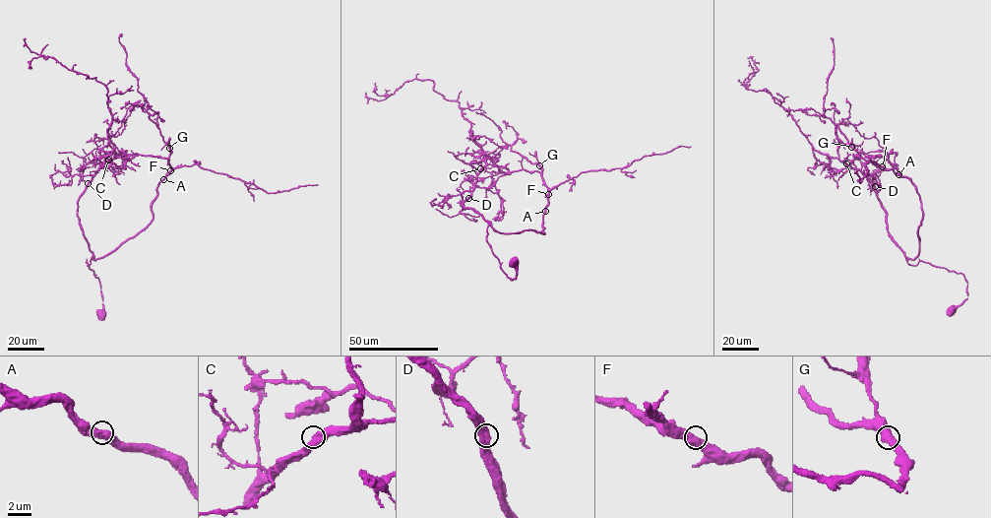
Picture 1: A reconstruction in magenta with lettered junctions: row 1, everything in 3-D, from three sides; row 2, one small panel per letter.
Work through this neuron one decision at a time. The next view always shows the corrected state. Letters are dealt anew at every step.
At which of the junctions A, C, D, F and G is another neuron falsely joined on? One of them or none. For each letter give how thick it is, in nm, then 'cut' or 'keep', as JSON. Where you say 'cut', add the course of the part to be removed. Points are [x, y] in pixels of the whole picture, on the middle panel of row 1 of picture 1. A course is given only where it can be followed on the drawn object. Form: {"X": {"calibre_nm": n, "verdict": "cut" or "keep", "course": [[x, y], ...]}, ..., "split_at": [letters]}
{"A": {"calibre_nm": 550, "verdict": "keep"}, "C": {"calibre_nm": 550, "verdict": "keep"}, "D": {"calibre_nm": 600, "verdict": "keep"}, "F": {"calibre_nm": 550, "verdict": "keep"}, "G": {"calibre_nm": 550, "verdict": "keep"}, "split_at": []}

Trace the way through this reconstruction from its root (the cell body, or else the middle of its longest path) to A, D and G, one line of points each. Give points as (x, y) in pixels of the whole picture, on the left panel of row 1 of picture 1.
A: (101, 314), (99, 280), (87, 261), (114, 251), (150, 223), (151, 203), (163, 179)
D: (101, 314), (99, 280), (87, 261), (88, 265), (92, 253), (77, 214), (78, 199), (88, 183)
G: (101, 314), (99, 280), (87, 261), (114, 251), (152, 221), (157, 187), (171, 169), (169, 148)

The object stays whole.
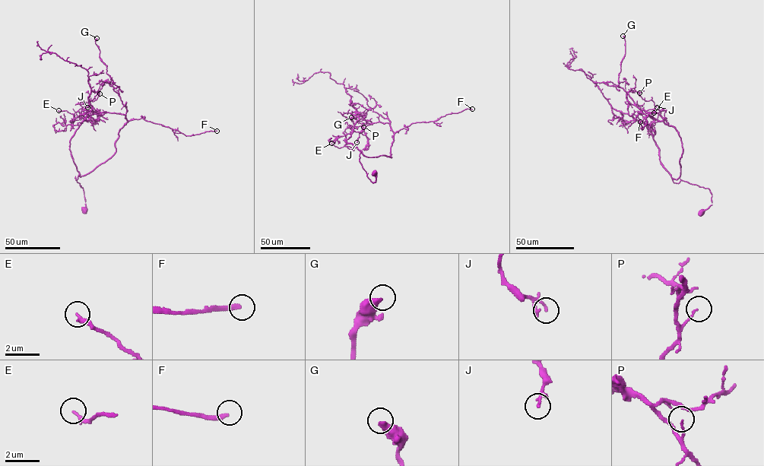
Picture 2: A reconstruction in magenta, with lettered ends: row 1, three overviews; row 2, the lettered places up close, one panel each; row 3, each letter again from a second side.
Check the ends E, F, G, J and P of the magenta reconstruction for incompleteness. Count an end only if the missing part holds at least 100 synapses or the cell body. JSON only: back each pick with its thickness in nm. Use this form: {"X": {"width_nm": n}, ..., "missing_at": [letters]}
{"F": {"width_nm": 240}, "missing_at": ["F"]}

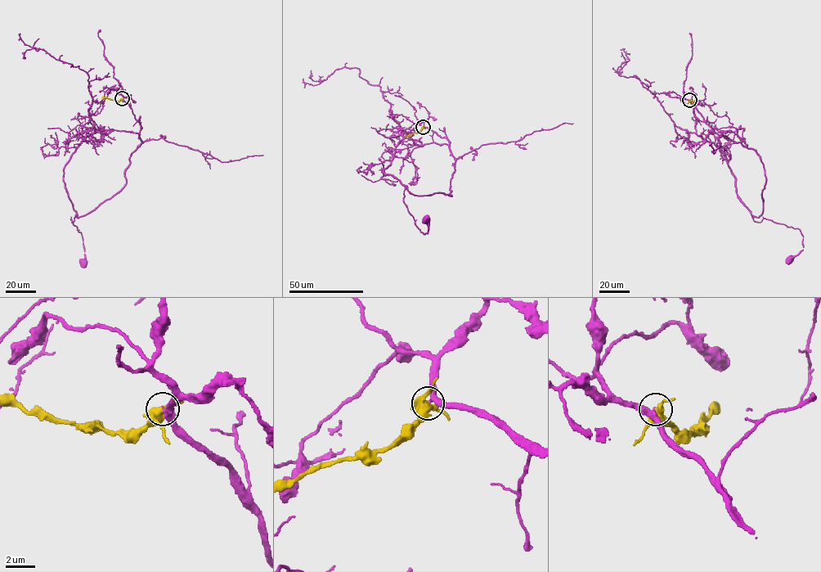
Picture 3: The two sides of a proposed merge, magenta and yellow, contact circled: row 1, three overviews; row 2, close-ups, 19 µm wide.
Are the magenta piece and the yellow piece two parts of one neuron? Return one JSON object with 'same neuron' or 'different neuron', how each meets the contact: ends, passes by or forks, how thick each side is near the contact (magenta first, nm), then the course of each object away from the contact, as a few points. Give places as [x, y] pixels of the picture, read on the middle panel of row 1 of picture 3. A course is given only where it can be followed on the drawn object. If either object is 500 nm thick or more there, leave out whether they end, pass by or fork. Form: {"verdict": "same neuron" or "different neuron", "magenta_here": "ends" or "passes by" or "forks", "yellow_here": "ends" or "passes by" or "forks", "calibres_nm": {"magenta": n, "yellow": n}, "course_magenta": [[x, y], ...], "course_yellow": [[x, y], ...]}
{"verdict": "same neuron", "magenta_here": "passes by", "yellow_here": "forks", "calibres_nm": {"magenta": 320, "yellow": 440}, "course_magenta": [[423, 127], [445, 137], [455, 160], [451, 195], [415, 195], [405, 186], [404, 203], [424, 234], [426, 219]], "course_yellow": [[423, 127], [420, 131], [404, 136]]}

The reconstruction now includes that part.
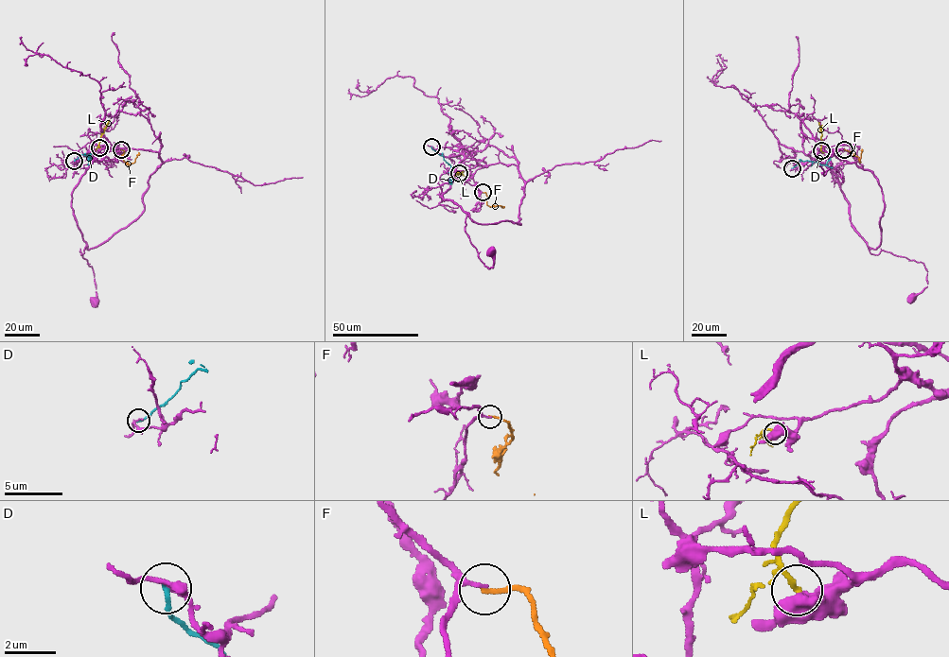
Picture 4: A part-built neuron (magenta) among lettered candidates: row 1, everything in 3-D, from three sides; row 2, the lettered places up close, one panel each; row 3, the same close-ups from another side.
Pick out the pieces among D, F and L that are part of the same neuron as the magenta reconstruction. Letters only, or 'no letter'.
no letter

